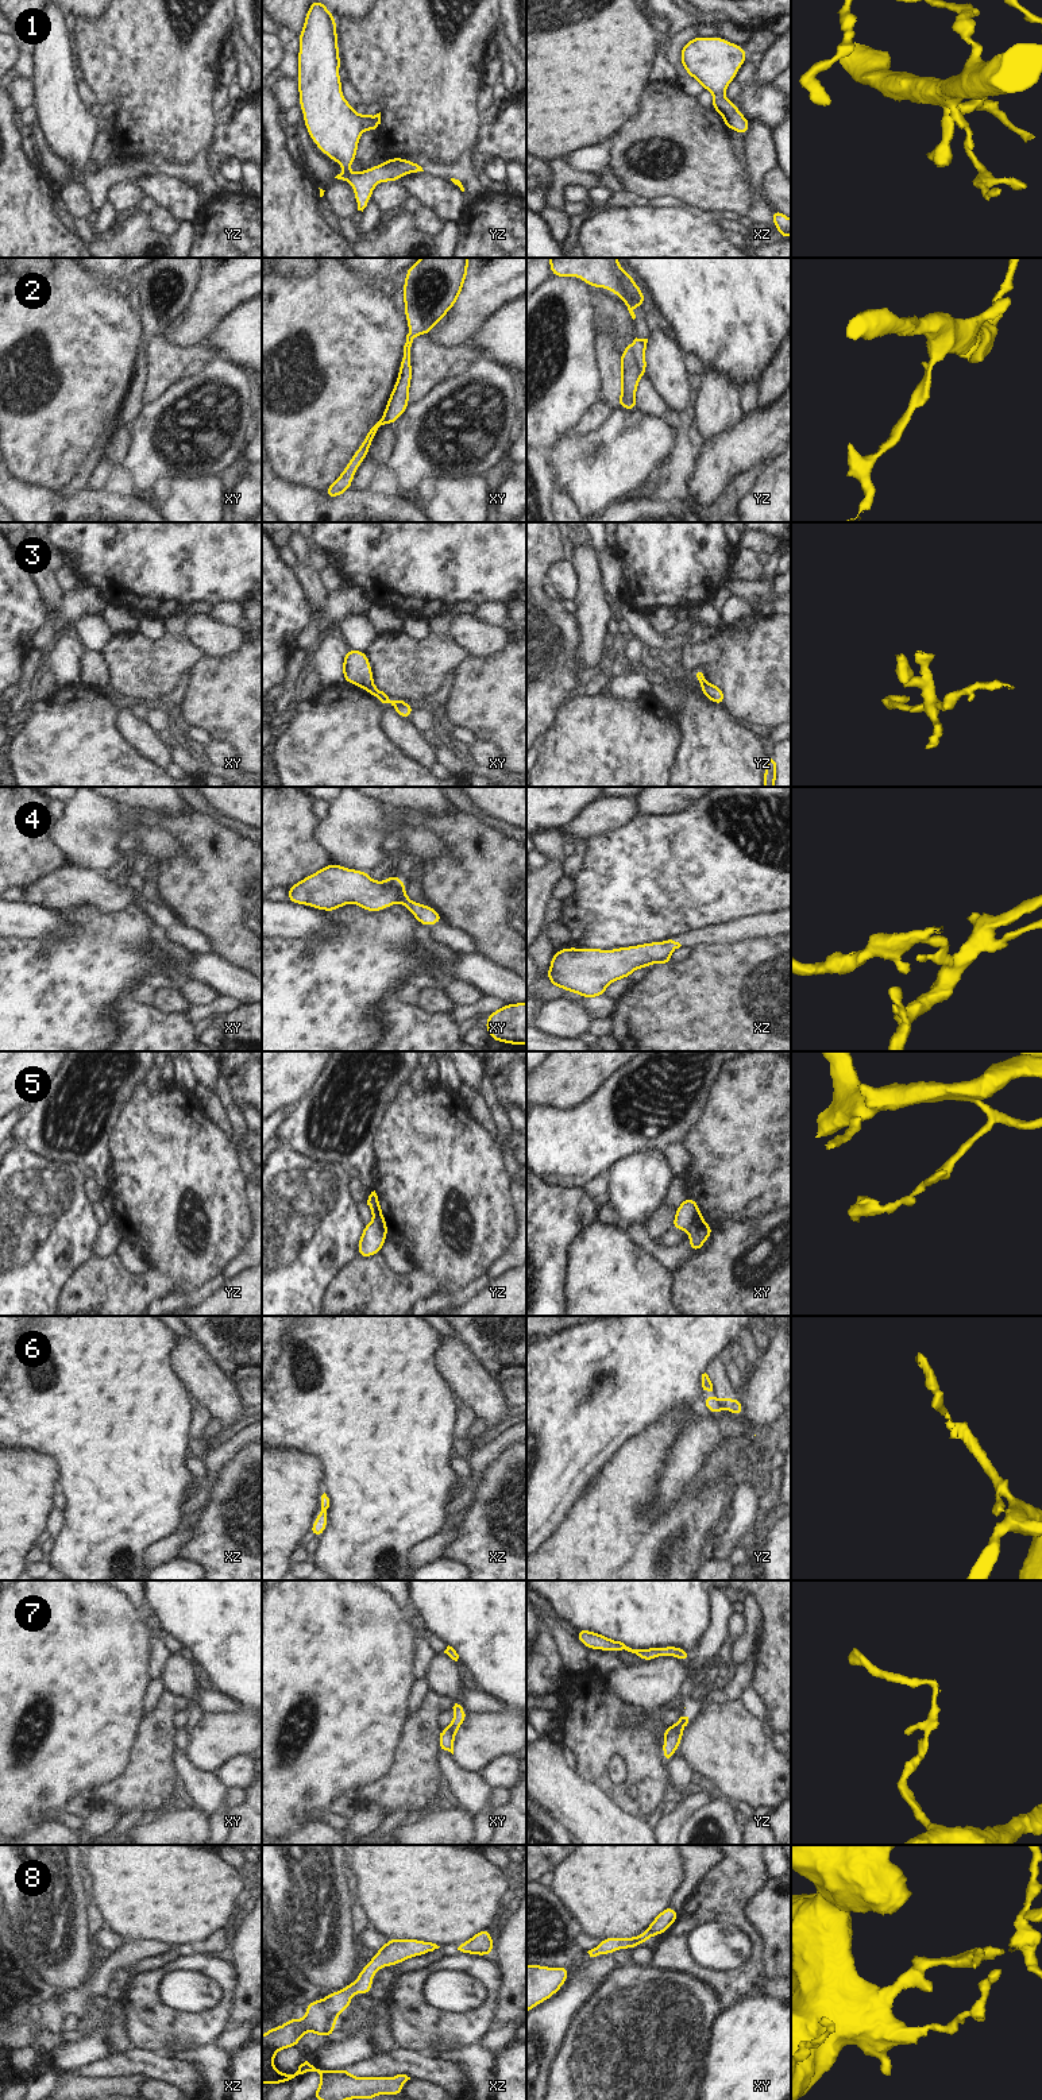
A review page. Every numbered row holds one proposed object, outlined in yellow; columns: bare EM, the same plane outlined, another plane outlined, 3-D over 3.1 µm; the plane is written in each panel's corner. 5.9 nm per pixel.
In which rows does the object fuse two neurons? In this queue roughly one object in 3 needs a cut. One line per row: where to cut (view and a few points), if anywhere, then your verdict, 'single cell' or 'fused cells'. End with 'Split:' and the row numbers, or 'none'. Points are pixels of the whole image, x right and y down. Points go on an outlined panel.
1: no cut | single cell
2: yz (631, 344), (641, 374) | fused cells
3: xy (373, 683), (365, 688) | fused cells
4: xy (404, 884), (396, 902) | fused cells
5: xy (699, 1213), (686, 1230) | fused cells
6: yz (718, 1400), (722, 1406) | fused cells
7: yz (682, 1730), (674, 1730), (664, 1741) | fused cells
8: no cut | single cell
Split: 2, 3, 4, 5, 6, 7

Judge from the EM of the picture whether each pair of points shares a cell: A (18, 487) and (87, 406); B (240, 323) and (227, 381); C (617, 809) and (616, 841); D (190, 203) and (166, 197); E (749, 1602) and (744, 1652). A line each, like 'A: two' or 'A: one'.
A: two
B: two
C: two
D: one
E: one

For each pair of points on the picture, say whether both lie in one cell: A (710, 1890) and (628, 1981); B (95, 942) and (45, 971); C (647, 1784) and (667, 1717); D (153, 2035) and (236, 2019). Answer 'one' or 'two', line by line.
A: two
B: one
C: two
D: two

